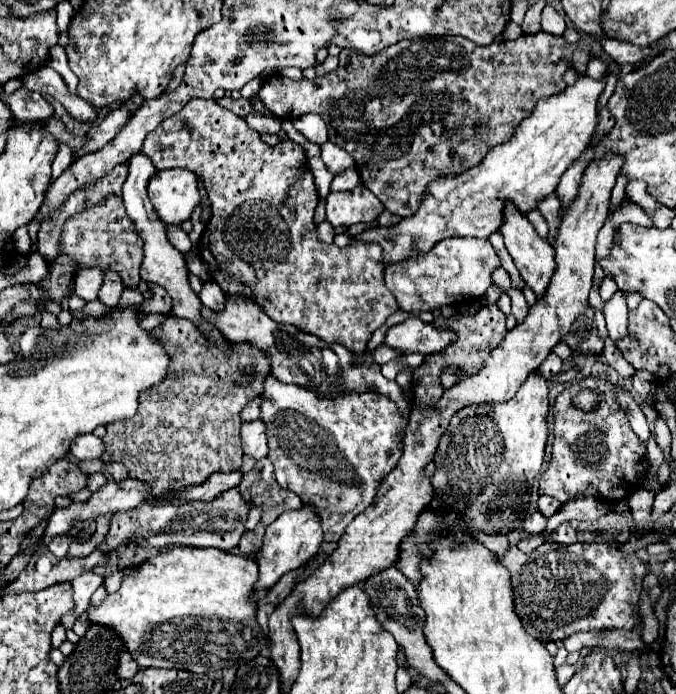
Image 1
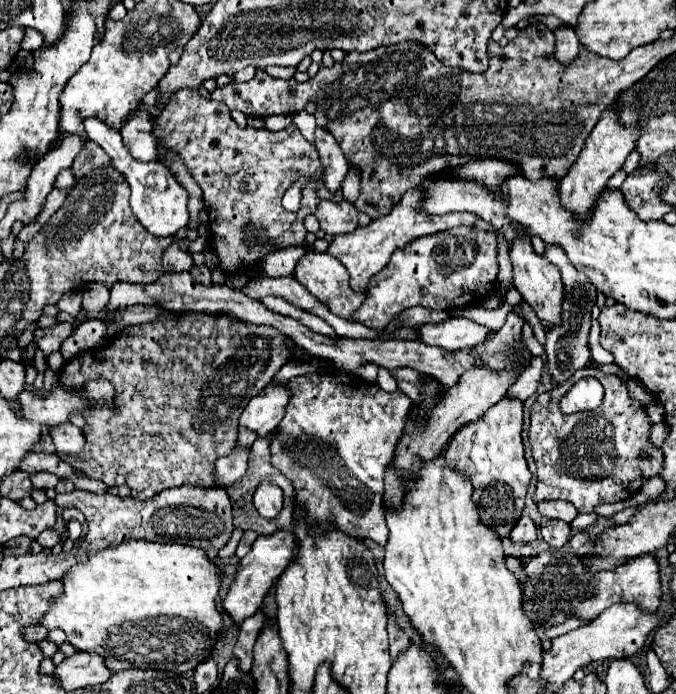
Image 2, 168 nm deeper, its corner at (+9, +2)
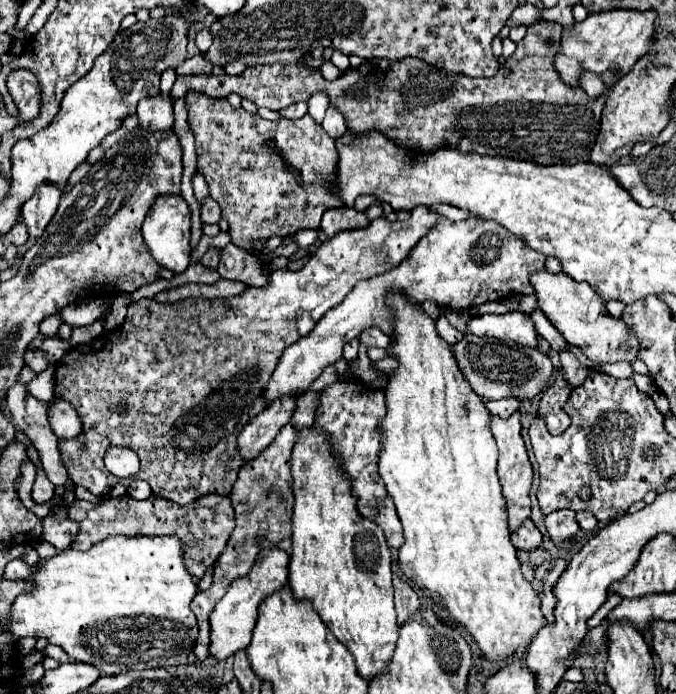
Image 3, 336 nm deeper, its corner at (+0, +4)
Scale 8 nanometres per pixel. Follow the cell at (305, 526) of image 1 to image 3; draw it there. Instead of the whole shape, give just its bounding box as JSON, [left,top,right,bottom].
[209,548,289,660]

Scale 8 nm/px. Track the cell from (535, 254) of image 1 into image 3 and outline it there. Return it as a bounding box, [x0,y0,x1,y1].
[531,270,639,362]

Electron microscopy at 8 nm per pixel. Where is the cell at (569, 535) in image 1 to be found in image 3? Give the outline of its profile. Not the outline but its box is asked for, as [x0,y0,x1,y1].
[545,508,579,542]

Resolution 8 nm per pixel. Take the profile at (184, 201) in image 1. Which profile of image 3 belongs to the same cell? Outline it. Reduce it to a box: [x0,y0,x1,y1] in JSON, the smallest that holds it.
[141,194,191,274]

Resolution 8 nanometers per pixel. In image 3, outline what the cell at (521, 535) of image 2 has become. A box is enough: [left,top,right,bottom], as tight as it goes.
[511,518,541,552]

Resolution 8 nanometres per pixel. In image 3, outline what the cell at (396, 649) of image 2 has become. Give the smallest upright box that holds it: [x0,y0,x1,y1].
[393,574,419,622]

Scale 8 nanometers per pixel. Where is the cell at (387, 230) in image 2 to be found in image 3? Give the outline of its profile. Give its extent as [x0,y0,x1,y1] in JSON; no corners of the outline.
[55,206,437,506]

